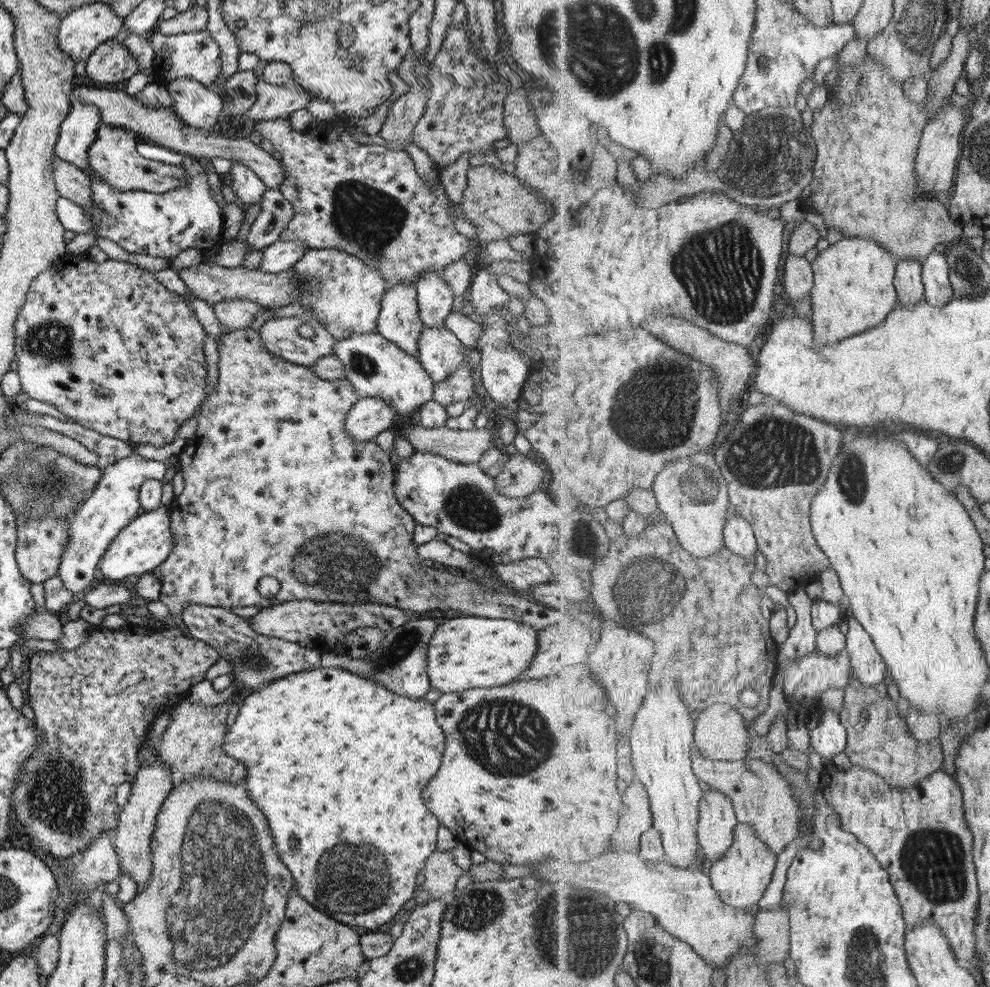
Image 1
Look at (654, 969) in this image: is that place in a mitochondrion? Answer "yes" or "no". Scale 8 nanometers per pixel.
yes

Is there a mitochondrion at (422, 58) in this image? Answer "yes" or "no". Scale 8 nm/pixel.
no

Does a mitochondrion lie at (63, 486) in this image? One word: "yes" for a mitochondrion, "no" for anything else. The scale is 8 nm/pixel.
yes

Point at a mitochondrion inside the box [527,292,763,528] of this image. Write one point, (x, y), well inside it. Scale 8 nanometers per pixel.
(677, 387)

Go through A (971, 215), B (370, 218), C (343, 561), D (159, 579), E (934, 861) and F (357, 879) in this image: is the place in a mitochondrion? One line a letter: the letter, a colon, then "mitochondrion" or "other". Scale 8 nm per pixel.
A: other
B: mitochondrion
C: mitochondrion
D: other
E: mitochondrion
F: mitochondrion

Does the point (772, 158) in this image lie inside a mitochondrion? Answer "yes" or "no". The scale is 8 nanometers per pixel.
yes

